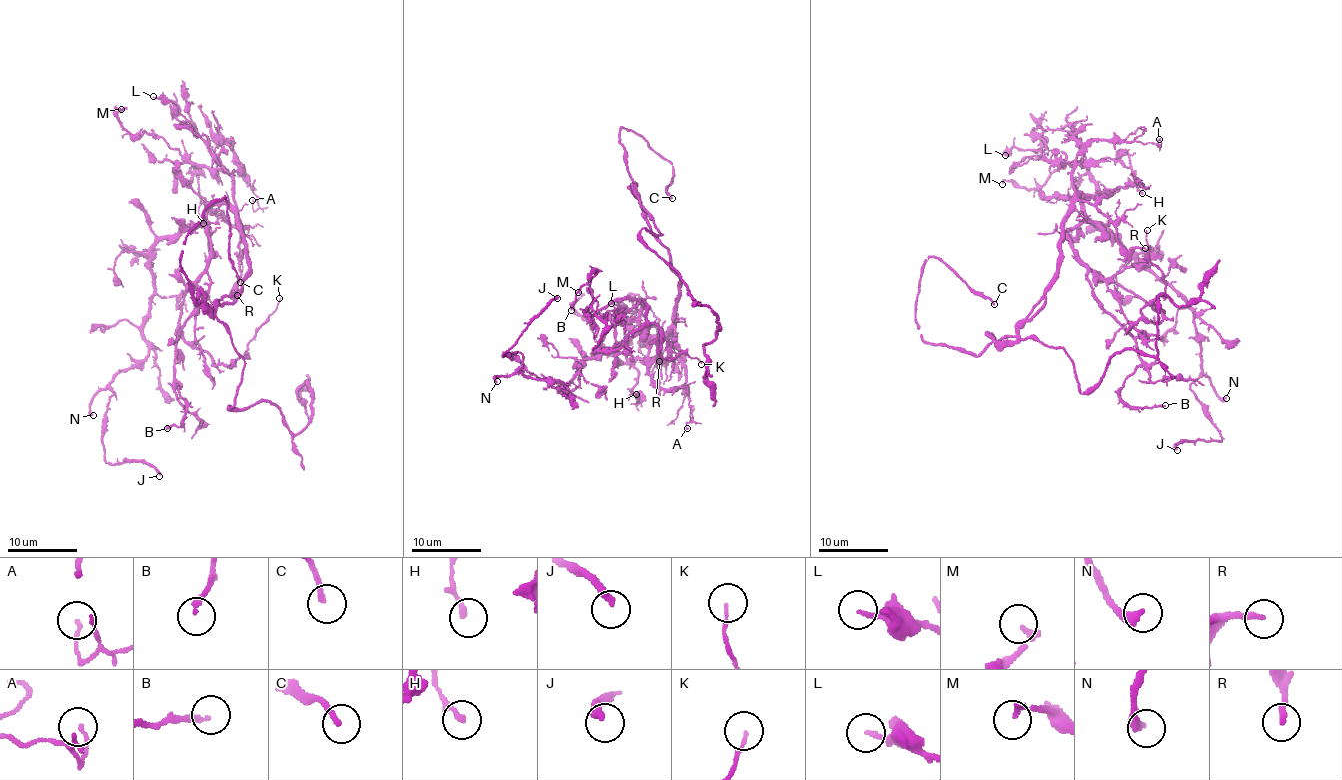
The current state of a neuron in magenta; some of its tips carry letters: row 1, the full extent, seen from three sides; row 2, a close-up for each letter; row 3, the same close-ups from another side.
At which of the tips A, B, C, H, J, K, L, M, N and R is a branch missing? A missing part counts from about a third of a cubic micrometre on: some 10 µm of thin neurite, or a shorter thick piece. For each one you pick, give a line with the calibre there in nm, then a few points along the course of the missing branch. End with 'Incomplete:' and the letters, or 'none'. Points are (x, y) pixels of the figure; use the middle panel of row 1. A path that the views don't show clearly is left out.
C: 190 nm
Incomplete: C

